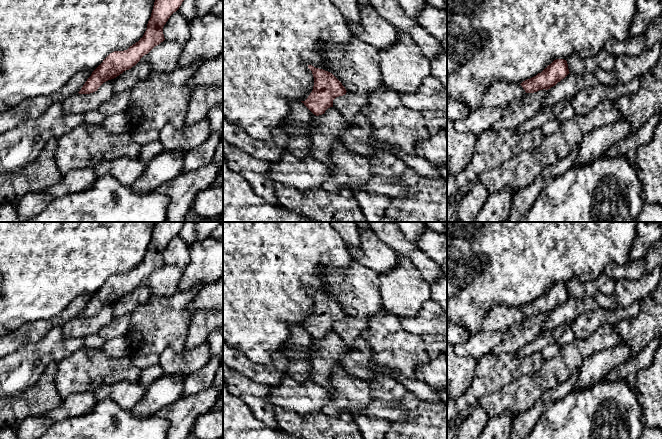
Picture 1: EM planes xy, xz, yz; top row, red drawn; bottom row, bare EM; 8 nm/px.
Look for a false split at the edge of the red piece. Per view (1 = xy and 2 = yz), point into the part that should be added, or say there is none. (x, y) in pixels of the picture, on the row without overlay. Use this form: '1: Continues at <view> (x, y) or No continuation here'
1: No continuation here
2: No continuation here

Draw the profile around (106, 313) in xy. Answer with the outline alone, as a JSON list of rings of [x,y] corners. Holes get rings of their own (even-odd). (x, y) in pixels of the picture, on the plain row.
[[[113,304],[104,306],[97,315],[90,318],[74,317],[62,326],[65,338],[85,338],[88,335],[98,333],[98,331],[109,324],[113,318]]]

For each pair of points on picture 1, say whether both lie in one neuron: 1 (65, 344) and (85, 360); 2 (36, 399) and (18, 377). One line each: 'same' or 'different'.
1: different
2: different

